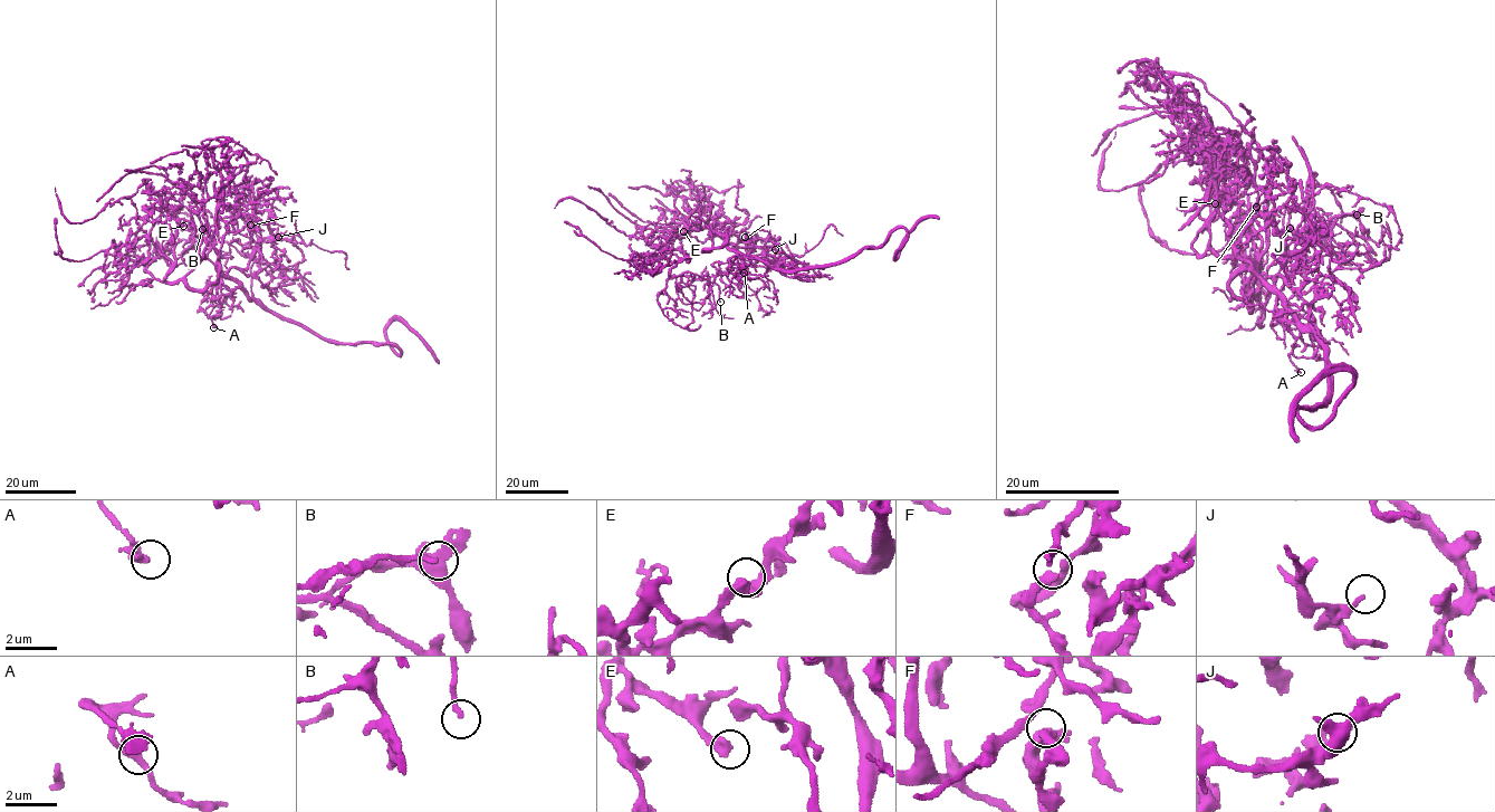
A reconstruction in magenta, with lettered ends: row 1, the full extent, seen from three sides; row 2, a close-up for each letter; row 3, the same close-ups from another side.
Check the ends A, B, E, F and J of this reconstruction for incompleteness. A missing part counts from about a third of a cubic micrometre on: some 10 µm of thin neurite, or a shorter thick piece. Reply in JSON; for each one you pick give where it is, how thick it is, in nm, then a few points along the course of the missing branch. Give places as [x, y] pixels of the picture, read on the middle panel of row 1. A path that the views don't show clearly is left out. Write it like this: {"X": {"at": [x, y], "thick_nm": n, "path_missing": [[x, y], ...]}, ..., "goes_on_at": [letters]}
{"A": {"at": [744, 273], "thick_nm": 440}, "goes_on_at": ["A"]}

